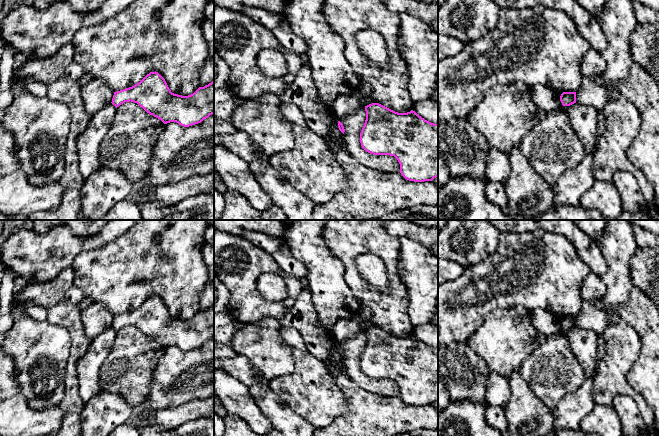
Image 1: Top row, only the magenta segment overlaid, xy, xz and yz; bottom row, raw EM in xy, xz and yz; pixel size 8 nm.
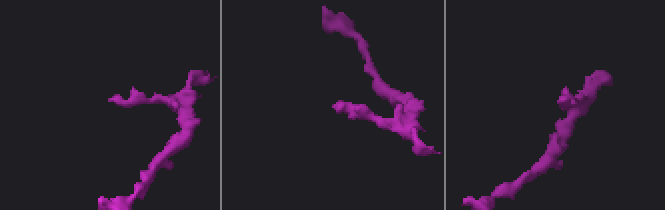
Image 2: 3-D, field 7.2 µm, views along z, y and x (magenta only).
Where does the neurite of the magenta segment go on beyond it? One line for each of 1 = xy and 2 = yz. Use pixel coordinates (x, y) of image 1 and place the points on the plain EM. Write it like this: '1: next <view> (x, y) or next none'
1: next none
2: next none

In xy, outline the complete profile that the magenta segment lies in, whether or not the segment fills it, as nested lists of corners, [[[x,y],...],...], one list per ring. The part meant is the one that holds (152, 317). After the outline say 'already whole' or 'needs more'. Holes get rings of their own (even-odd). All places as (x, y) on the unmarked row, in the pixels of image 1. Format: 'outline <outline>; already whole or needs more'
outline [[[150,296],[134,310],[114,316],[111,327],[117,332],[130,325],[137,327],[164,348],[176,346],[181,350],[189,351],[201,347],[214,338],[214,304],[204,311],[199,311],[193,318],[182,320],[172,317],[165,303],[158,296]]]; already whole

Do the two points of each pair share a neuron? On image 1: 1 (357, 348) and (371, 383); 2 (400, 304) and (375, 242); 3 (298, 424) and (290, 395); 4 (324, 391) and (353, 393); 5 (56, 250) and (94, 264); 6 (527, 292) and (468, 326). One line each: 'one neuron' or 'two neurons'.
1: one neuron
2: one neuron
3: two neurons
4: two neurons
5: two neurons
6: one neuron

